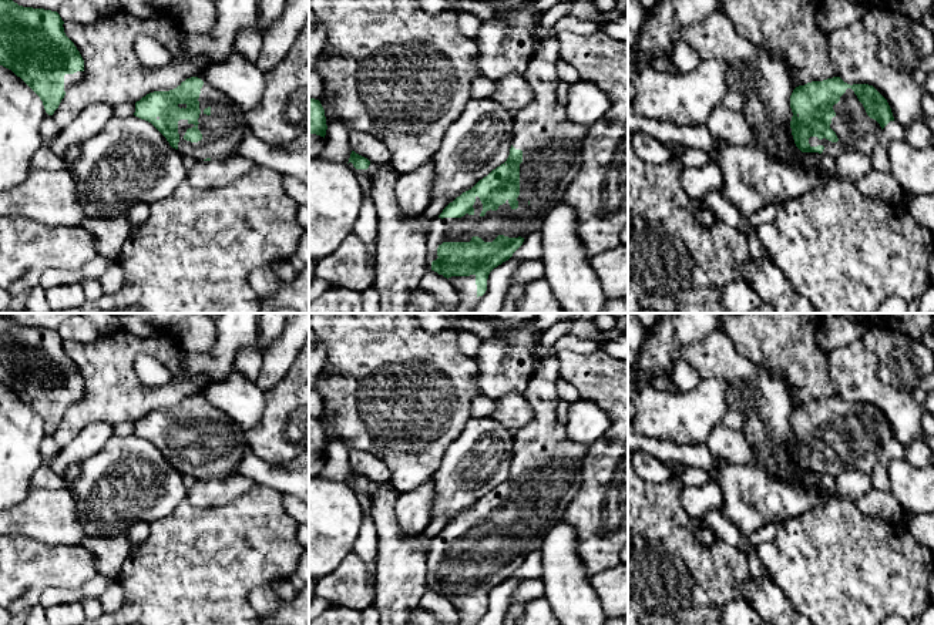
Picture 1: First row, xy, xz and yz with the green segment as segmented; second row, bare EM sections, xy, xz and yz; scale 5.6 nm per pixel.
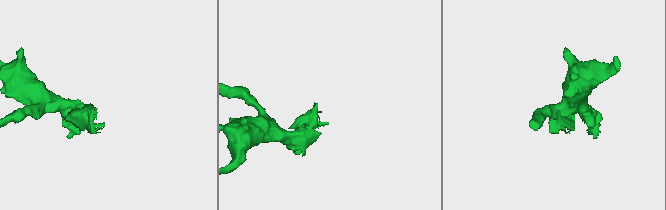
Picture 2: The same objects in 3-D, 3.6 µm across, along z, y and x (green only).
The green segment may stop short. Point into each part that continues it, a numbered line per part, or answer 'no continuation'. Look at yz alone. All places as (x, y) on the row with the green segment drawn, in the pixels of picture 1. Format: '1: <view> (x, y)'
1: yz (856, 131)

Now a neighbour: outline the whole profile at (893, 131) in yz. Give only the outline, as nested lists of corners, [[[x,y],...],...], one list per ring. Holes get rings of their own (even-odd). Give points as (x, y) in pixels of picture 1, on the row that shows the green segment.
[[[890,121],[880,132],[878,141],[869,155],[871,159],[873,169],[888,174],[891,169],[891,161],[888,157],[888,145],[893,141],[904,141],[904,127],[896,121]]]

